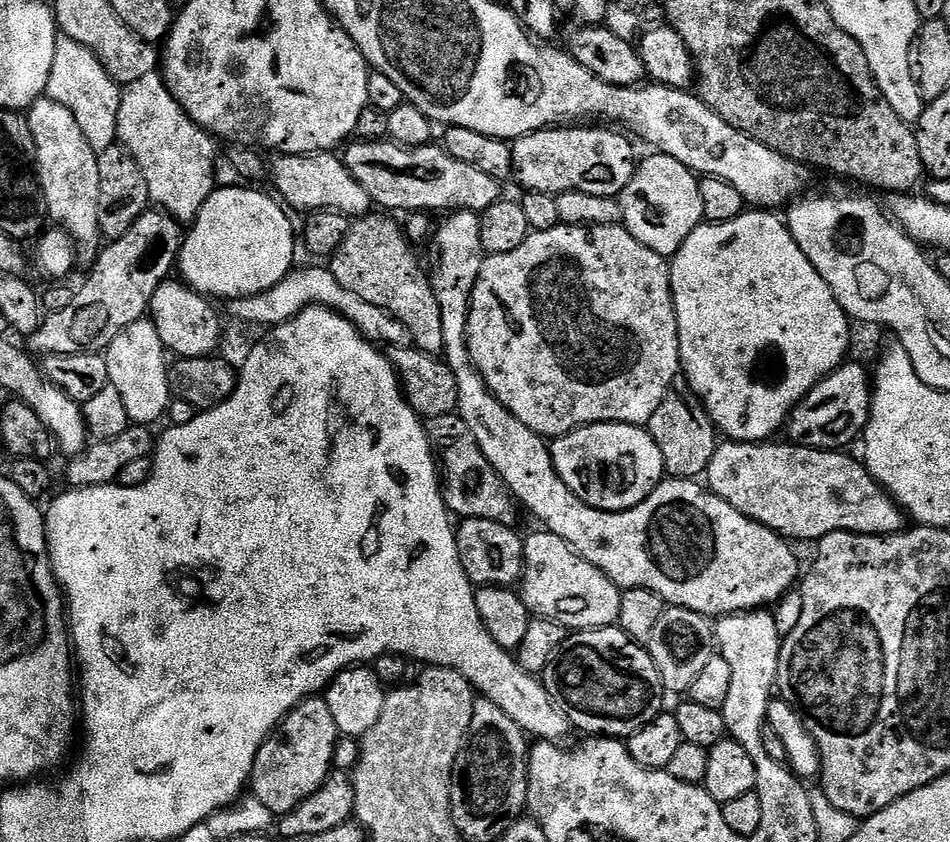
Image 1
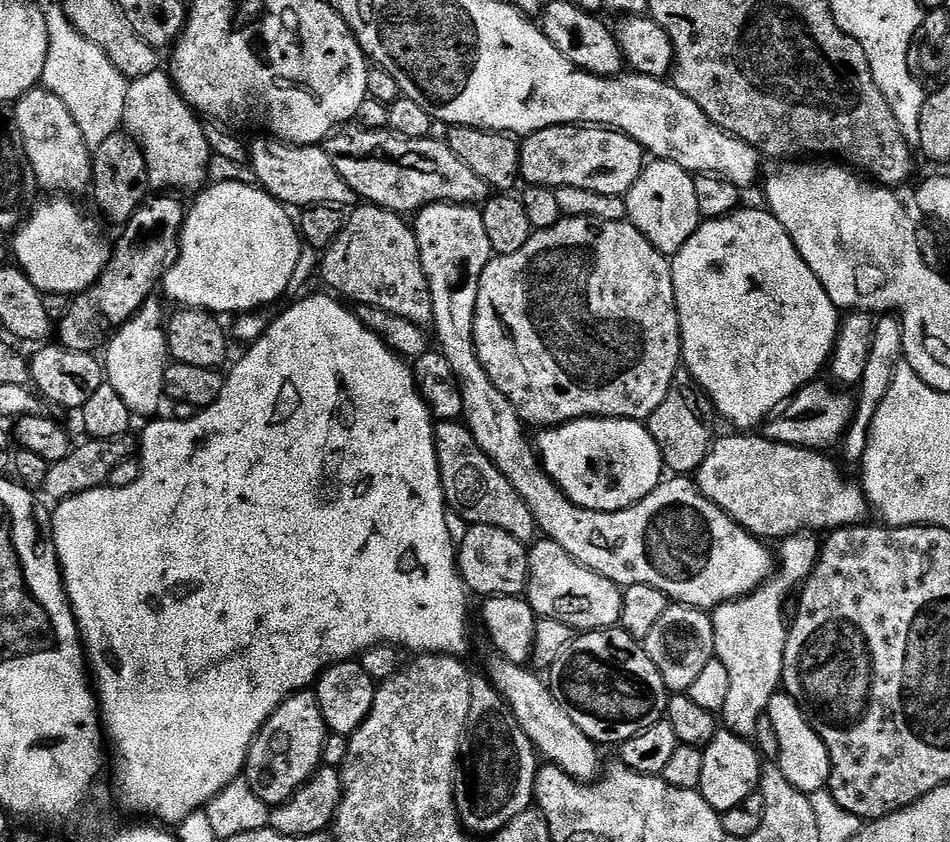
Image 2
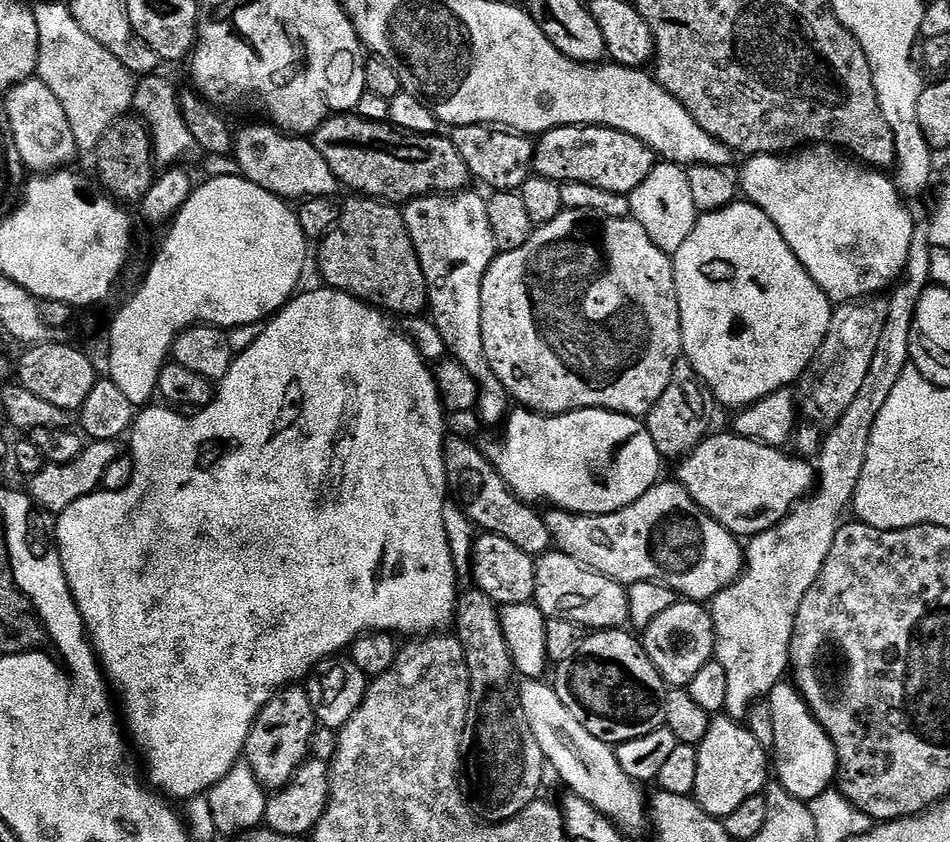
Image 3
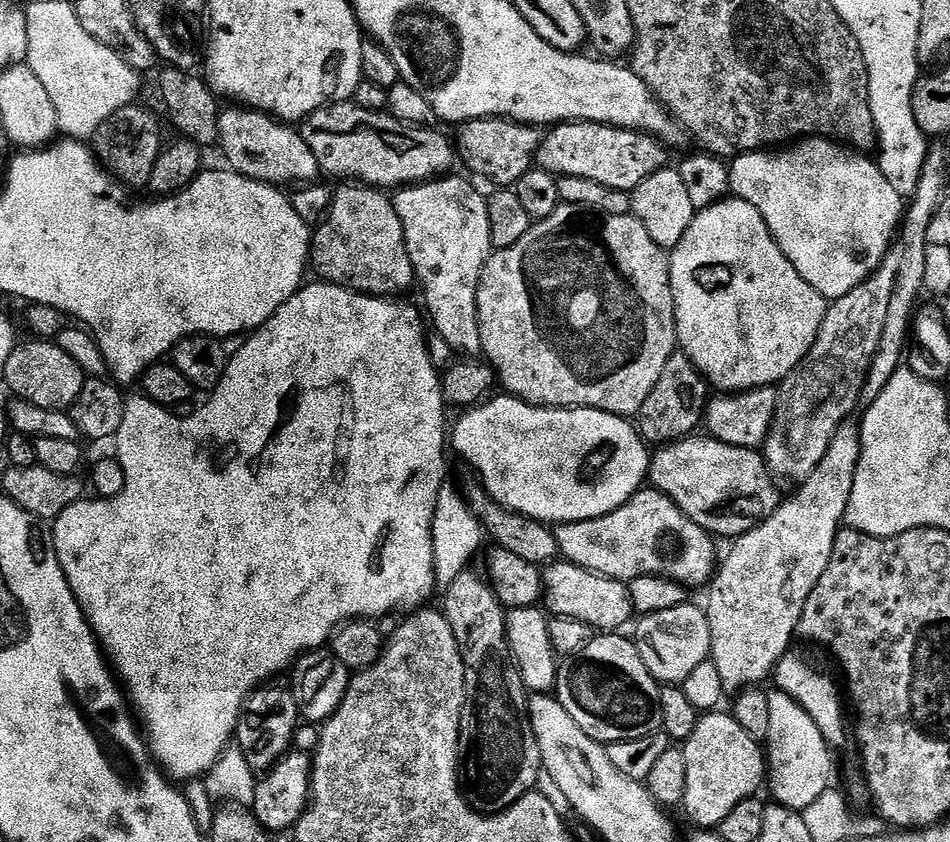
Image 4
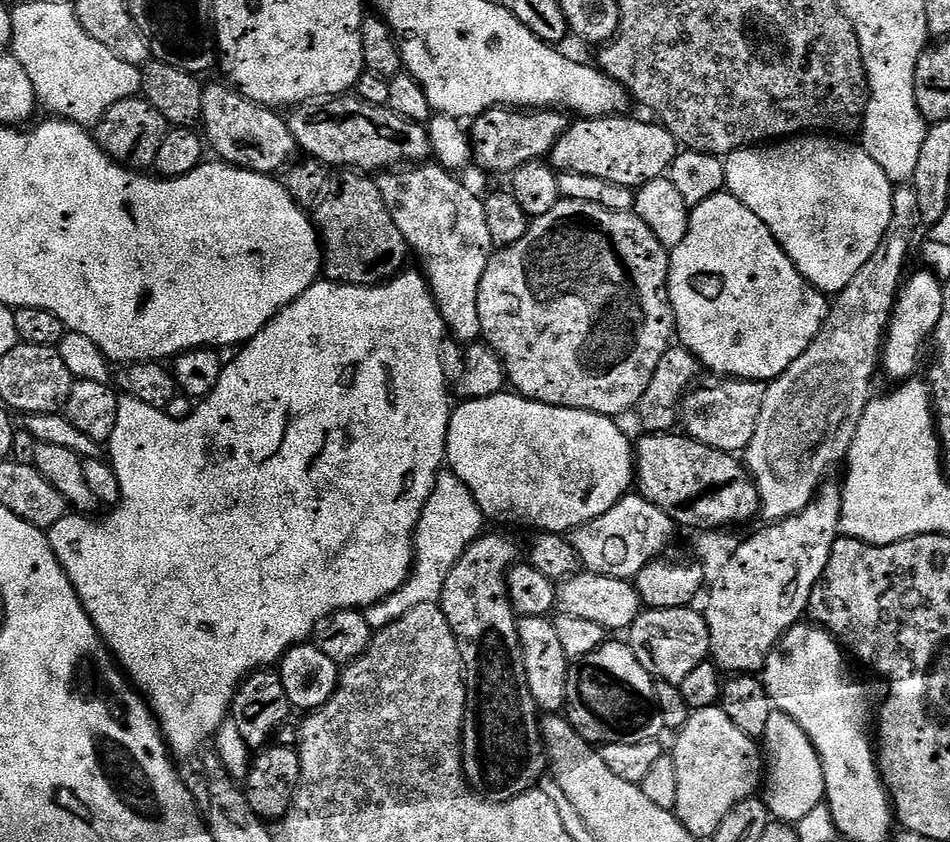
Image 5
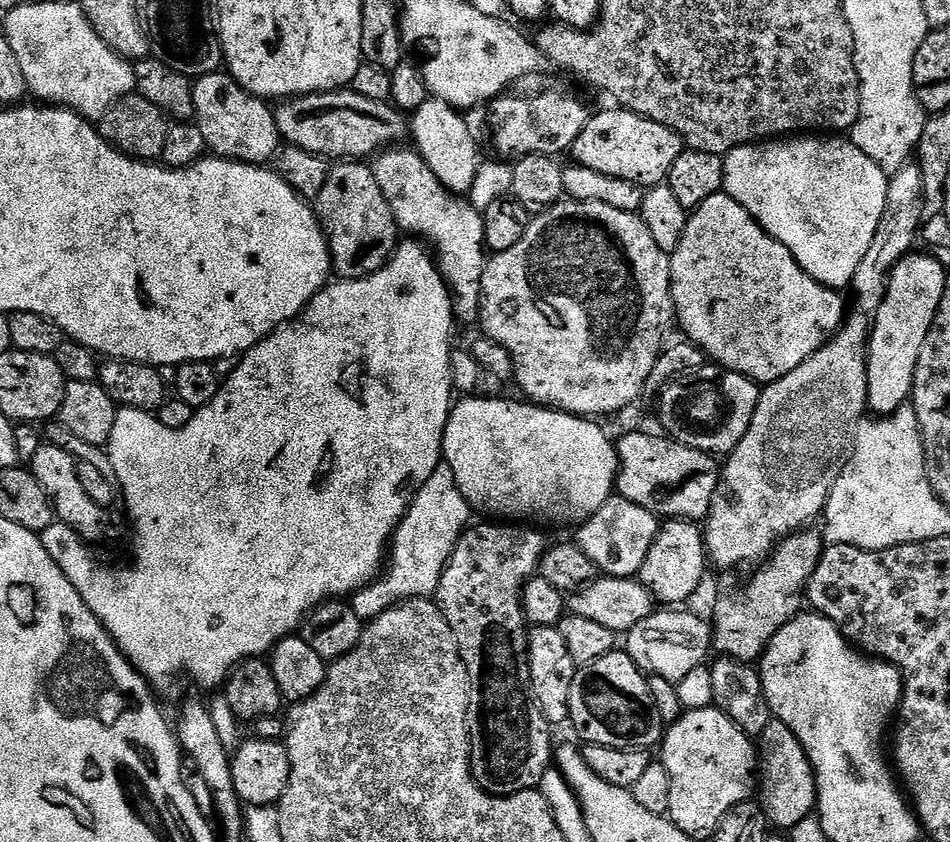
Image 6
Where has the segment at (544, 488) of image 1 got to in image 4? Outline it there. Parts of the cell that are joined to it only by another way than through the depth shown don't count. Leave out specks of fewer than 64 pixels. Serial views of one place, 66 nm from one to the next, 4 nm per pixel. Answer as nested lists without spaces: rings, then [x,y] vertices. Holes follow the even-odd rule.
[[[449,174],[443,178],[437,178],[434,180],[427,181],[423,184],[409,184],[397,191],[395,195],[392,196],[392,205],[394,206],[394,210],[398,214],[398,222],[402,222],[402,230],[404,231],[404,237],[406,238],[406,250],[410,254],[410,262],[414,266],[414,270],[416,271],[416,279],[418,281],[418,288],[421,288],[424,291],[424,304],[423,307],[426,309],[428,307],[428,312],[432,315],[432,324],[434,327],[435,335],[441,336],[442,338],[446,338],[447,344],[450,346],[450,350],[454,353],[457,357],[460,358],[476,358],[481,355],[482,352],[482,338],[480,337],[480,315],[478,314],[478,286],[480,285],[480,279],[482,278],[482,270],[486,266],[486,262],[491,258],[493,254],[493,246],[492,246],[492,239],[490,238],[490,214],[488,213],[488,202],[485,196],[485,193],[480,193],[478,189],[475,188],[474,185],[471,184],[473,181],[471,179],[463,180],[462,177],[456,176],[457,174]],[[641,490],[632,497],[632,501],[623,504],[618,510],[602,518],[583,520],[573,524],[557,524],[554,528],[556,541],[560,547],[560,556],[569,564],[577,564],[600,576],[609,576],[612,580],[629,582],[643,576],[661,576],[683,586],[690,584],[707,585],[717,567],[716,544],[712,533],[698,526],[666,494],[655,490]]]

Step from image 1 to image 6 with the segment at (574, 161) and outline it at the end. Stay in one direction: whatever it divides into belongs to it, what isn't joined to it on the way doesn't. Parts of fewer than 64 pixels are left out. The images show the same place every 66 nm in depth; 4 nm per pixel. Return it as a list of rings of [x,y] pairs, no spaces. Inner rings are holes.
[[[612,106],[609,112],[597,111],[586,122],[586,130],[578,134],[574,146],[570,150],[570,156],[577,164],[581,164],[586,170],[596,170],[598,174],[610,174],[610,178],[622,178],[626,182],[634,182],[647,190],[663,185],[667,181],[674,162],[686,150],[684,139],[673,128],[667,128],[645,116],[639,116],[636,112],[627,111],[619,106]]]

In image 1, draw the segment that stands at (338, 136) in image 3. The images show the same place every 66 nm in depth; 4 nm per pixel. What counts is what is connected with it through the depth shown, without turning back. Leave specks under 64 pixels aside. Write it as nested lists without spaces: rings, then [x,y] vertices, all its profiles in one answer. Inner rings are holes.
[[[387,139],[360,140],[355,143],[349,143],[343,149],[342,163],[362,186],[365,197],[373,205],[381,204],[384,207],[381,209],[397,208],[403,214],[479,214],[502,199],[501,181],[490,178],[490,174],[482,174],[482,170],[475,166],[466,166],[466,162],[458,162],[458,158],[445,152],[443,147],[436,145],[435,148],[435,143],[416,147],[389,142]]]

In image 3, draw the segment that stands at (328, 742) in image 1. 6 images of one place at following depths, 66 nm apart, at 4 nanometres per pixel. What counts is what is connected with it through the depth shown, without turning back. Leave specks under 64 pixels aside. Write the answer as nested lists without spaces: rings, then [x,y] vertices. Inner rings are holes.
[[[303,687],[282,688],[270,698],[270,702],[266,702],[266,706],[252,723],[252,729],[244,743],[243,755],[254,772],[254,778],[265,790],[275,794],[292,780],[301,764],[309,759],[311,738],[317,727],[316,715],[312,713],[310,698]]]

